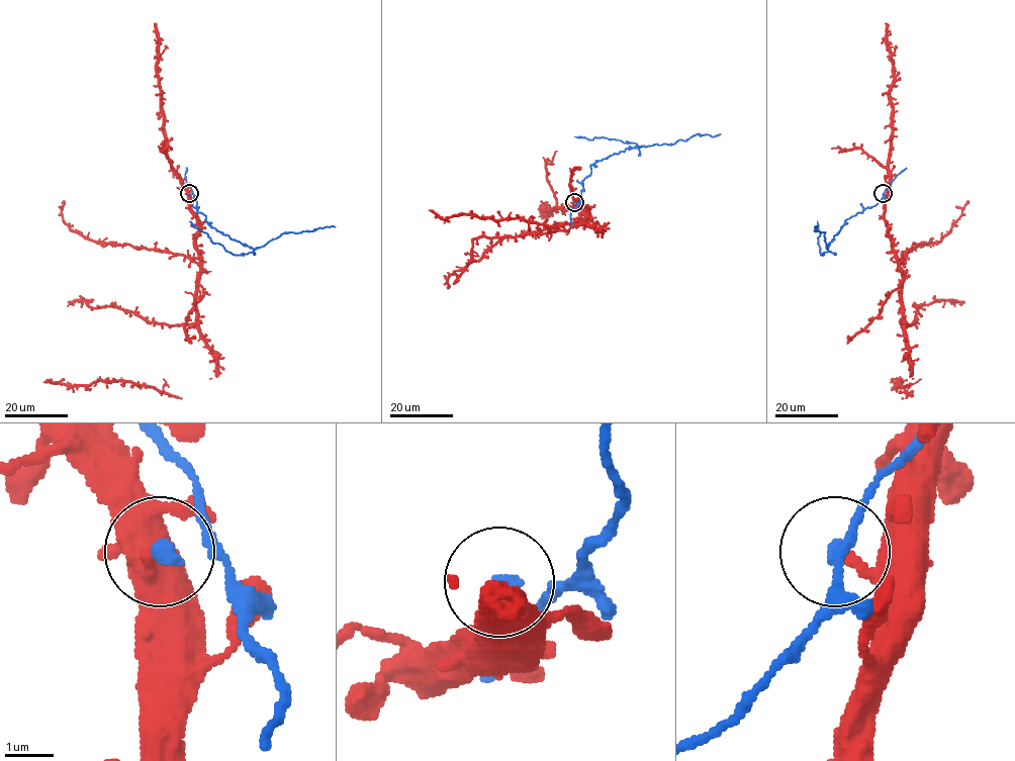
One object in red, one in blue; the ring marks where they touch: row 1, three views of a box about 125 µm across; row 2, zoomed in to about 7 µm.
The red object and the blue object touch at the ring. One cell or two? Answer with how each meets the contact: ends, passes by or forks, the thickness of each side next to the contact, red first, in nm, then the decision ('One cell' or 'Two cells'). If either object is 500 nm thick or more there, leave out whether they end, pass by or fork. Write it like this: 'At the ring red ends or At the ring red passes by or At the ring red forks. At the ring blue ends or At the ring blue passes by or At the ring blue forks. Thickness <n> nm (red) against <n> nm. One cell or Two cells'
At the ring red ends. At the ring blue ends. Thickness 220 nm (red) against 280 nm. Two cells

